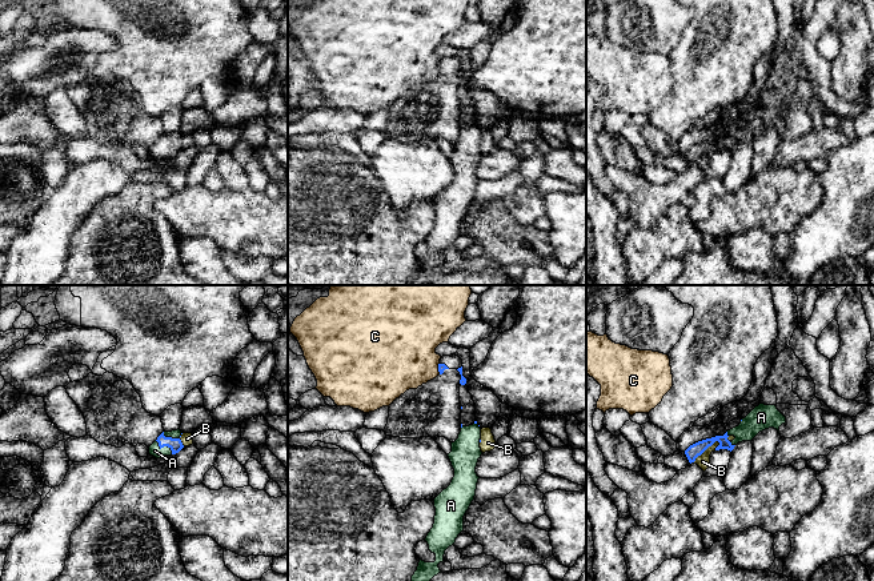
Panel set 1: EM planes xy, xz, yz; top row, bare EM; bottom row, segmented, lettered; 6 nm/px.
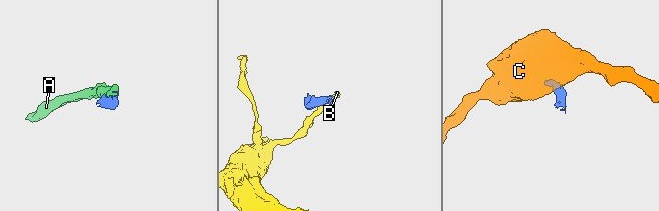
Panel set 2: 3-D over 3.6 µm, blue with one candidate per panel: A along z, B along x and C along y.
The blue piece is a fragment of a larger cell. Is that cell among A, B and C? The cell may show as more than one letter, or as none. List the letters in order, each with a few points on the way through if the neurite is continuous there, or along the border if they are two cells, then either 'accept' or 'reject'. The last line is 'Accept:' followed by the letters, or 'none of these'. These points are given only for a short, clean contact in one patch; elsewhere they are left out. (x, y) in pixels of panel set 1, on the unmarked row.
A: runs through xy (175, 145), (164, 147), (155, 152); accept
B: border along yz (720, 144), (714, 143), (693, 163); reject
C: border along xz (438, 64), (440, 75); reject
Accept: A

